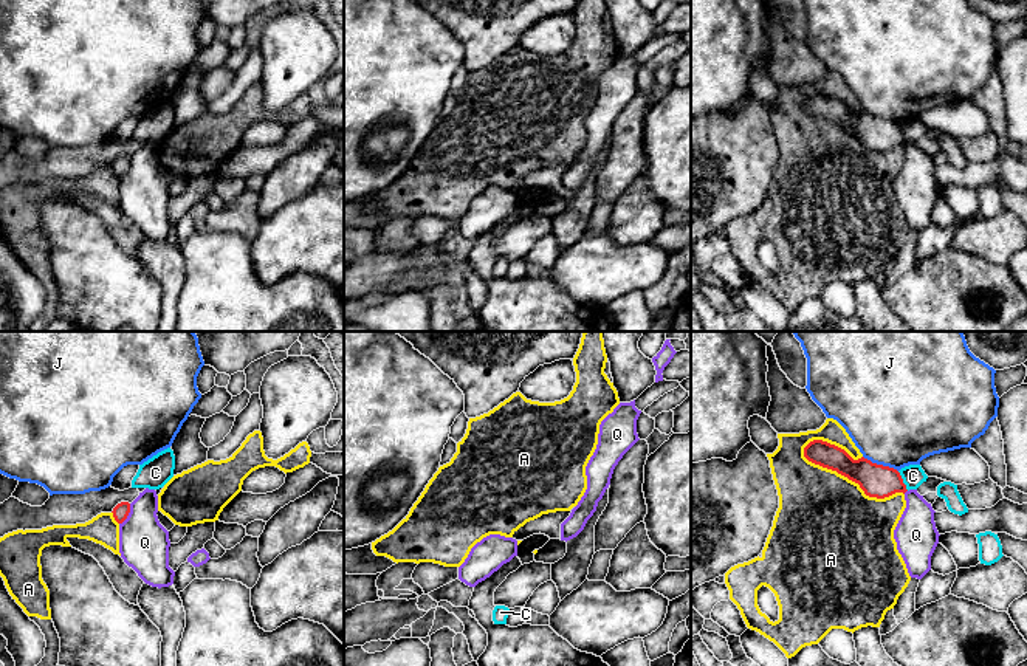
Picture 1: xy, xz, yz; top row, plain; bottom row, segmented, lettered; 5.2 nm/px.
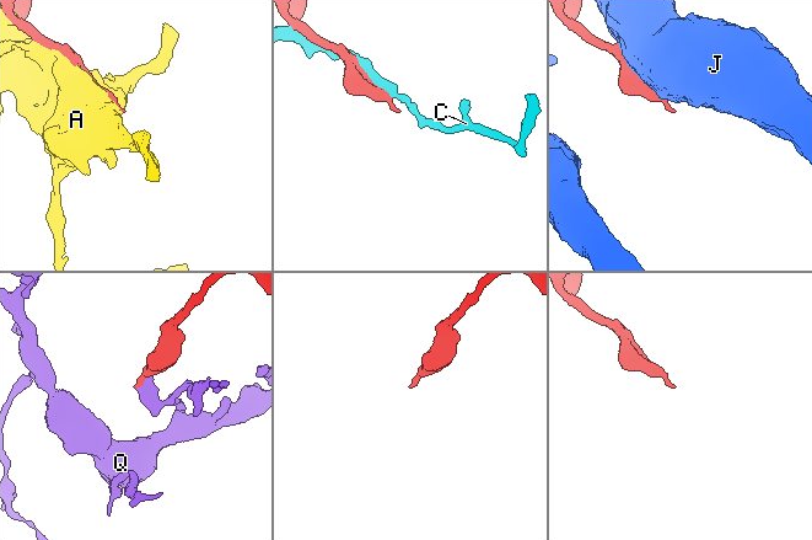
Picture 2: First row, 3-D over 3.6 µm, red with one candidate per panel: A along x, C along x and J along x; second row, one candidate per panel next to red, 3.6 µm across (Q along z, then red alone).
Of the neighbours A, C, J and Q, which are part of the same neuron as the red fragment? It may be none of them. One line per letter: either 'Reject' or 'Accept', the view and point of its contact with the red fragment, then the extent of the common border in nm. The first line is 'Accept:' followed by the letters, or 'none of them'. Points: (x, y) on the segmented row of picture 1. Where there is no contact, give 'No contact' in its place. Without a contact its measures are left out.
Accept: none of them
A: Reject. Touches red at yz (851, 479). Shared border 600 nm
C: Reject. Touches red at yz (902, 480). Shared border 120 nm
J: Reject. Touches red at yz (880, 465). Shared border 200 nm
Q: Reject. Touches red at xy (127, 514). Shared border 130 nm

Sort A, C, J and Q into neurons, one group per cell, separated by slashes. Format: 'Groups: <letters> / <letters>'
Groups: A / C / J / Q

